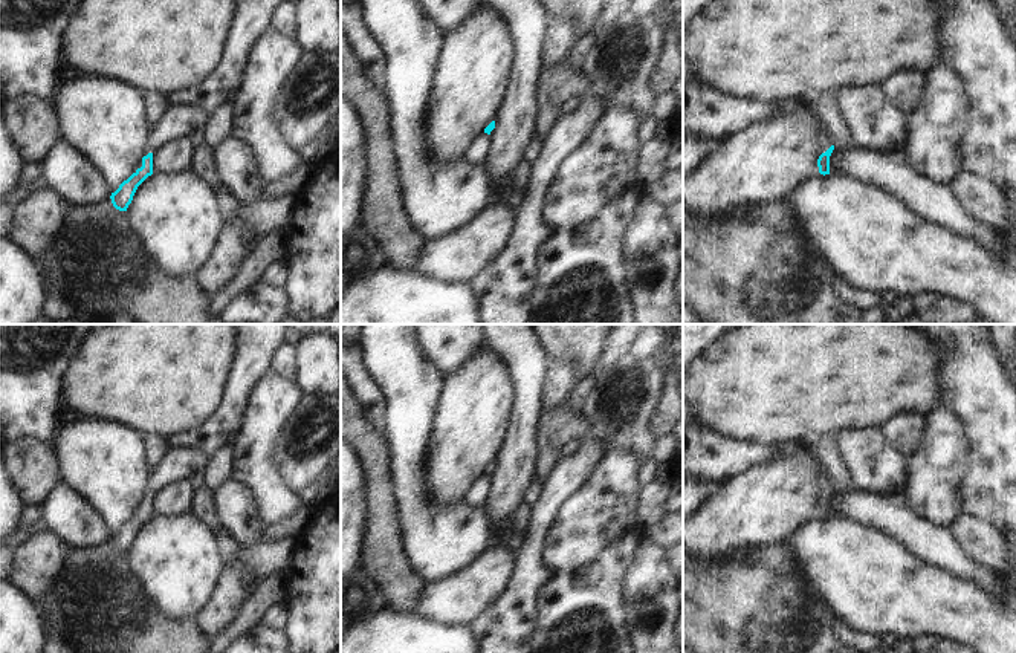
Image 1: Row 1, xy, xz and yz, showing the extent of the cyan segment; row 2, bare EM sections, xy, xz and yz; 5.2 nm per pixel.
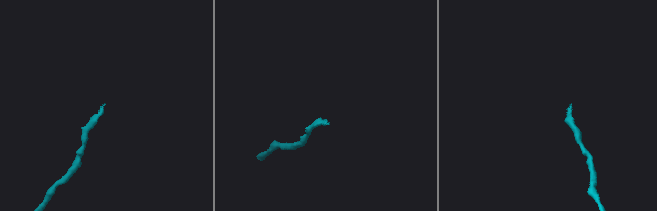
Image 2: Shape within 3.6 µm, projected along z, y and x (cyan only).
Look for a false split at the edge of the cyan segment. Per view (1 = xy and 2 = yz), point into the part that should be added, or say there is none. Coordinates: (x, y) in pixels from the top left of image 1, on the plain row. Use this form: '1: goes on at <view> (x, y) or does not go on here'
1: does not go on here
2: goes on at yz (825, 484)

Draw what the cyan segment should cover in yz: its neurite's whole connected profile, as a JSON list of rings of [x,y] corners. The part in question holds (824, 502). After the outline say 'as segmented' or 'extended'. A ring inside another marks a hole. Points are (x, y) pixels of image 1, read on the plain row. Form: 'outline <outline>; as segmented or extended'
outline [[[825,471],[822,473],[822,477],[820,477],[820,491],[823,495],[817,502],[817,509],[819,509],[819,515],[825,518],[825,517],[830,517],[830,499],[834,492],[831,480]]]; extended

